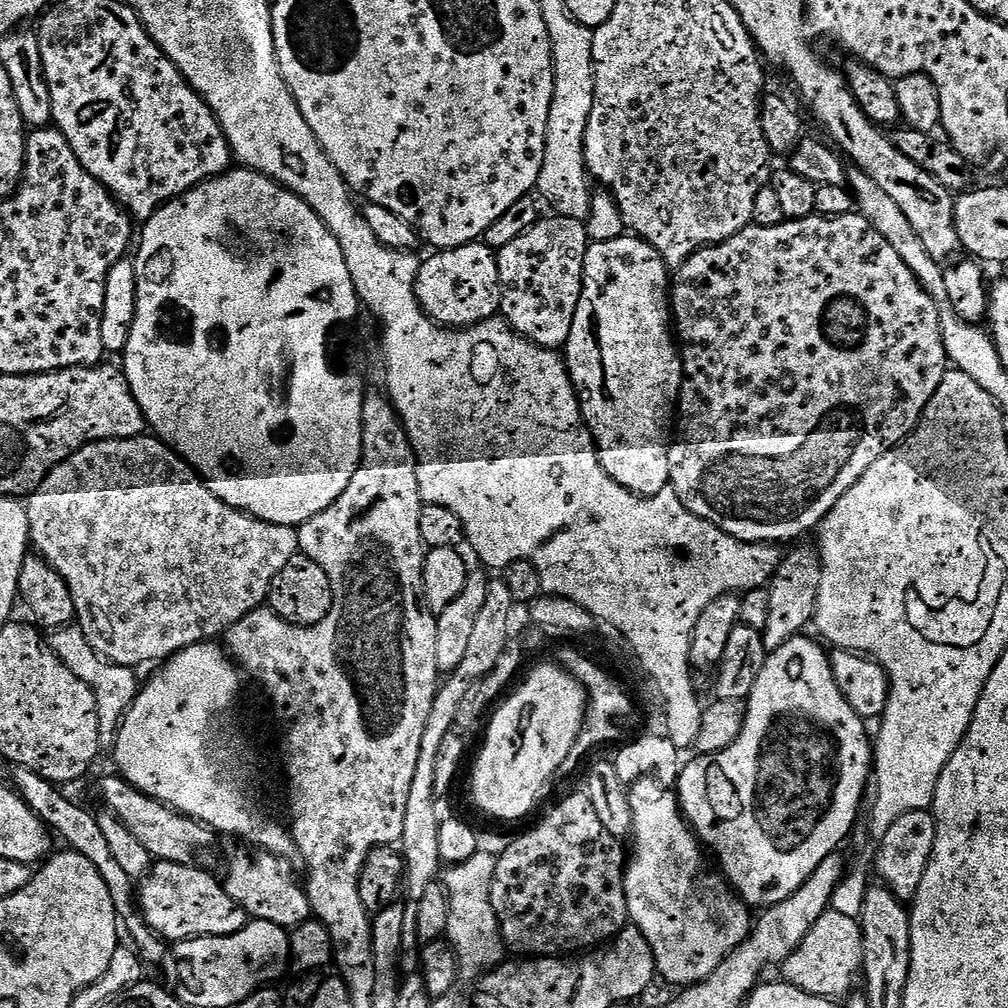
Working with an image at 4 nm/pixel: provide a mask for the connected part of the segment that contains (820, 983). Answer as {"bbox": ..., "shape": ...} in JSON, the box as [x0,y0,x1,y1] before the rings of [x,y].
{"bbox":[782,910,862,998],"shape":[[[831,910],[822,914],[818,922],[806,934],[804,941],[797,946],[782,965],[783,979],[811,996],[827,996],[844,998],[853,991],[852,983],[858,980],[862,968],[862,934],[860,922],[854,918],[846,918],[846,914],[838,914]]]}

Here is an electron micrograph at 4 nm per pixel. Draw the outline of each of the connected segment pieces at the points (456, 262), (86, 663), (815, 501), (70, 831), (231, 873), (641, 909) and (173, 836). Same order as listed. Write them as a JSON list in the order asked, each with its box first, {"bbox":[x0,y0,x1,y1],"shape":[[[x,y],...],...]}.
[{"bbox":[414,242,500,330],"shape":[[[482,242],[463,244],[457,248],[445,248],[437,251],[436,256],[425,259],[416,276],[414,291],[420,309],[429,320],[449,329],[463,330],[480,324],[483,320],[493,319],[500,311],[500,279],[498,278],[498,262],[496,252]]]},{"bbox":[47,626,138,746],"shape":[[[79,626],[57,628],[47,637],[48,645],[54,650],[54,654],[65,666],[72,671],[90,690],[96,699],[98,706],[98,718],[100,719],[100,742],[104,746],[115,745],[116,734],[120,730],[124,718],[132,706],[138,691],[136,684],[136,672],[131,668],[124,668],[121,664],[113,664],[104,659],[100,653],[95,652],[86,638],[86,634]]]},{"bbox":[668,214,950,544],"shape":[[[813,214],[801,220],[785,220],[783,224],[775,224],[774,226],[756,224],[755,226],[743,228],[740,232],[735,232],[729,240],[724,240],[720,244],[710,244],[697,248],[683,264],[675,269],[674,279],[670,284],[670,316],[674,321],[674,336],[678,341],[680,361],[684,363],[684,381],[680,383],[678,419],[674,424],[675,431],[677,428],[680,433],[677,436],[675,433],[668,449],[670,487],[676,491],[676,497],[680,499],[682,506],[686,506],[686,510],[690,510],[698,518],[718,526],[726,534],[730,534],[747,544],[780,542],[776,540],[796,540],[803,532],[808,532],[811,528],[813,531],[820,521],[827,516],[828,511],[842,498],[842,494],[849,492],[854,486],[854,482],[858,482],[858,478],[862,478],[862,474],[866,474],[866,470],[870,470],[870,466],[874,466],[874,462],[878,462],[878,458],[882,458],[882,454],[886,454],[891,448],[896,448],[908,439],[908,435],[919,424],[930,398],[934,398],[944,373],[949,371],[950,368],[948,351],[942,338],[940,308],[936,301],[918,282],[918,278],[912,273],[910,266],[906,266],[906,262],[902,262],[902,258],[898,258],[898,253],[894,250],[894,246],[890,246],[890,242],[886,242],[886,238],[882,238],[882,234],[878,234],[878,230],[874,230],[874,226],[870,226],[870,222],[866,222],[866,218],[859,214],[849,214],[847,216]]]},{"bbox":[11,764,165,965],"shape":[[[21,764],[15,765],[11,769],[12,780],[15,791],[23,796],[25,802],[30,806],[30,810],[34,810],[34,814],[39,820],[44,821],[45,825],[57,837],[60,836],[65,840],[67,847],[74,852],[80,852],[89,860],[94,862],[94,866],[98,870],[98,874],[102,874],[102,882],[106,882],[106,890],[110,890],[110,898],[114,902],[114,910],[117,917],[123,918],[122,928],[128,931],[131,943],[140,954],[140,959],[145,965],[160,964],[164,960],[165,941],[157,936],[154,929],[144,921],[143,916],[138,912],[138,888],[134,883],[134,877],[126,874],[126,870],[122,870],[122,866],[118,866],[118,862],[114,859],[114,854],[110,854],[110,846],[106,846],[106,837],[102,834],[102,829],[98,827],[96,821],[96,812],[90,810],[87,812],[80,804],[75,804],[72,800],[67,800],[63,796],[61,789],[53,784],[51,780],[42,778],[42,774],[38,774],[34,770],[30,770]]]},{"bbox":[222,852,310,930],"shape":[[[240,852],[228,864],[228,873],[222,876],[222,883],[226,894],[238,902],[248,911],[249,917],[266,922],[274,922],[278,927],[285,930],[293,930],[299,924],[310,920],[310,909],[308,907],[308,894],[303,887],[300,888],[284,873],[280,865],[281,857],[276,854],[261,855],[257,864],[246,853]]]},{"bbox":[624,775,754,986],"shape":[[[646,775],[631,785],[628,801],[632,807],[632,830],[636,840],[636,849],[632,856],[630,852],[624,869],[629,921],[646,938],[661,977],[665,976],[672,984],[680,984],[676,986],[697,984],[699,980],[706,979],[748,937],[754,927],[753,913],[719,871],[711,872],[704,865],[698,837],[684,819],[675,791],[661,785],[654,775]]]},{"bbox":[100,774,213,864],"shape":[[[119,774],[108,776],[100,784],[100,796],[105,800],[107,811],[112,812],[146,846],[146,850],[156,860],[169,860],[175,864],[192,864],[195,852],[208,848],[212,844],[213,829],[193,820],[175,808],[168,807],[160,800],[139,792],[136,787]]]}]

